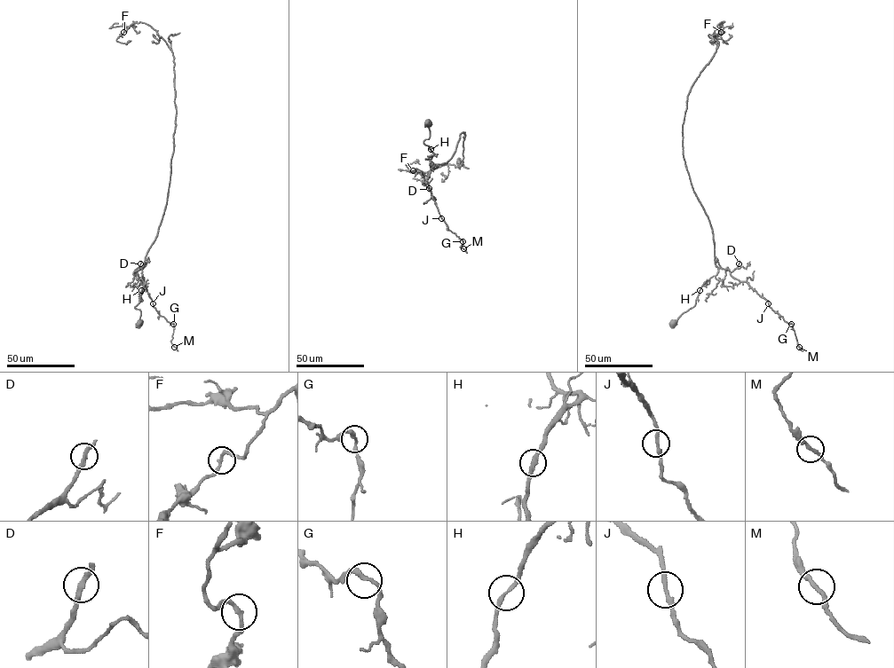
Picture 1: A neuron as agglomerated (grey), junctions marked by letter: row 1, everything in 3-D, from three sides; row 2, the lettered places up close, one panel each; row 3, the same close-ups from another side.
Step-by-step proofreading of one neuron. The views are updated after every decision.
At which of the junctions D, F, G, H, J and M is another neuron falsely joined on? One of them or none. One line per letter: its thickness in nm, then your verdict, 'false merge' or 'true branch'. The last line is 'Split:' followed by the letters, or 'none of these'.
D: calibre 240 nm; true branch
F: calibre 240 nm; true branch
G: calibre 240 nm; true branch
H: calibre 240 nm; true branch
J: calibre 240 nm; true branch
M: calibre 240 nm; true branch
Split: none of these

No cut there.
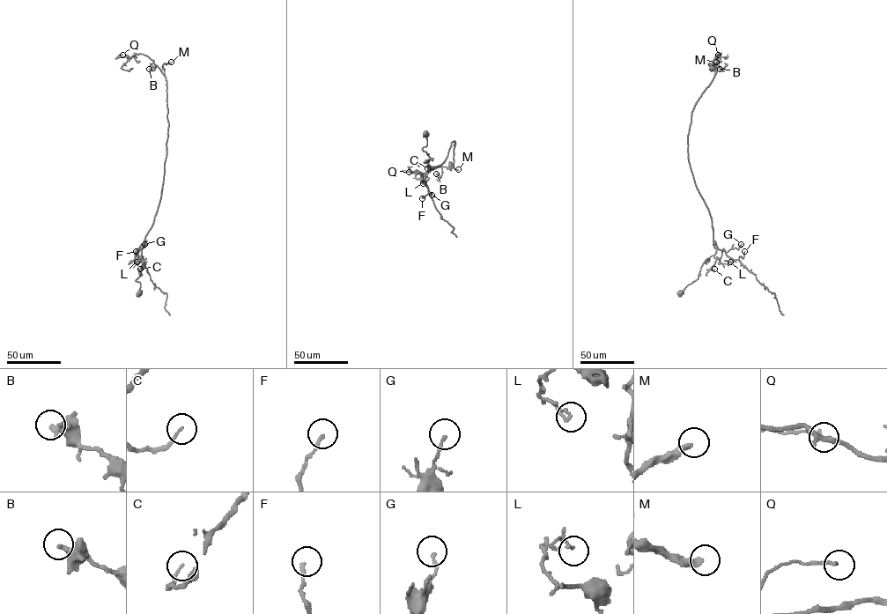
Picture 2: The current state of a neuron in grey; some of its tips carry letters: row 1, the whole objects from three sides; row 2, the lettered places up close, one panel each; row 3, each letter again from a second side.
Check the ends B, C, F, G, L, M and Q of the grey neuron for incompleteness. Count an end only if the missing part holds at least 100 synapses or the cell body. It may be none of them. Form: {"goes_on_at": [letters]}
{"goes_on_at": ["M"]}

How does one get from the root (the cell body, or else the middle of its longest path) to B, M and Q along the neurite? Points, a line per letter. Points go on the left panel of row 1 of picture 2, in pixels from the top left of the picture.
B: (140, 293), (136, 280), (161, 196), (168, 129), (166, 77), (156, 65), (149, 69)
M: (140, 293), (136, 280), (144, 262), (141, 247), (158, 205), (166, 151), (162, 65), (171, 62)
Q: (140, 293), (136, 280), (144, 262), (141, 247), (163, 181), (166, 81), (148, 56), (117, 57), (122, 55)

